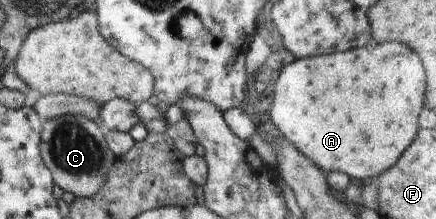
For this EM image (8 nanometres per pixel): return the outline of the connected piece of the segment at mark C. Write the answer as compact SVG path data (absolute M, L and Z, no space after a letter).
M77 114L50 119L43 124L39 150L41 160L51 172L53 184L75 197L93 196L105 184L109 166L116 157L107 148L103 129L95 120Z

